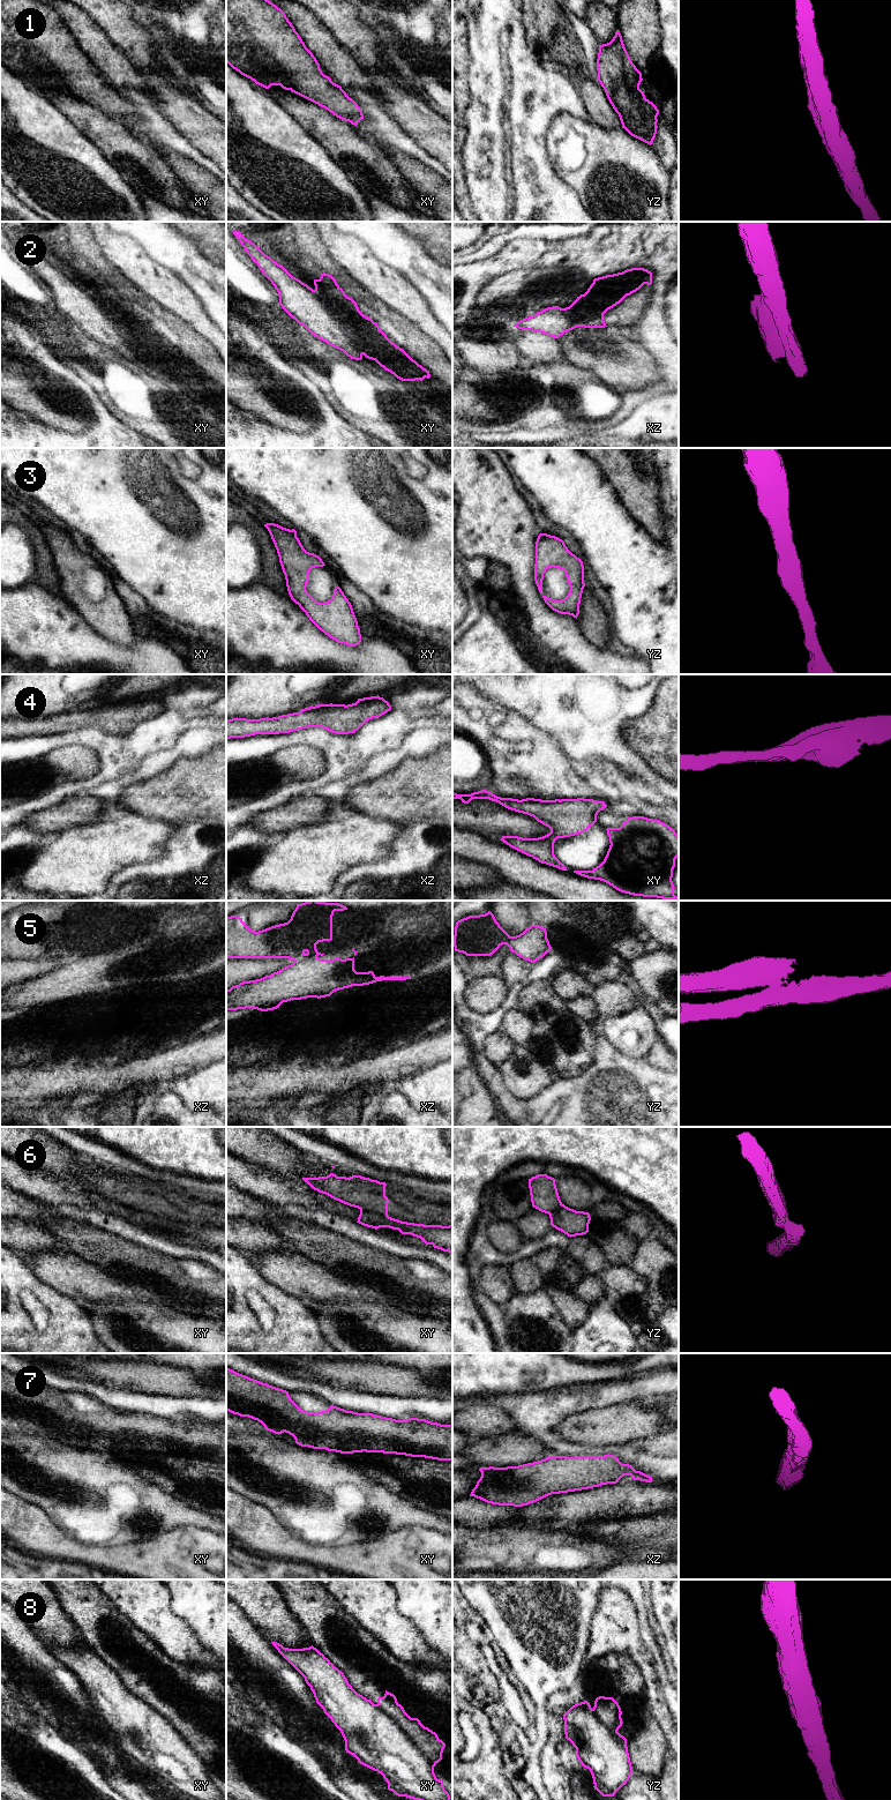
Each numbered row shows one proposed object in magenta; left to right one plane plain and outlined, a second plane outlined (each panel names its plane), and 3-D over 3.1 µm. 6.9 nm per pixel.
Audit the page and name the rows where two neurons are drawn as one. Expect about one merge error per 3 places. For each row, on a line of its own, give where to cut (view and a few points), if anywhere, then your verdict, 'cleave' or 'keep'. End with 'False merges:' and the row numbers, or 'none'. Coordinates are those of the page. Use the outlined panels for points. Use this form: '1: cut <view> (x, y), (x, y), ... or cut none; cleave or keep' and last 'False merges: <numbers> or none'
1: cut none; keep
2: cut xy (314, 290), (344, 325), (362, 353); cleave
3: cut none; keep
4: cut none; keep
5: cut xz (316, 955), (294, 961); cleave
6: cut xy (360, 1209), (387, 1216); cleave
7: cut none; keep
8: cut xy (376, 1704), (401, 1727), (433, 1767); cleave
False merges: 2, 5, 6, 8

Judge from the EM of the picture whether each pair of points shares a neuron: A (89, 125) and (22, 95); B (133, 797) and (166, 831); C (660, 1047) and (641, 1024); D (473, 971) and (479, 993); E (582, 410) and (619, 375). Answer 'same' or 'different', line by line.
A: different
B: different
C: different
D: different
E: different

